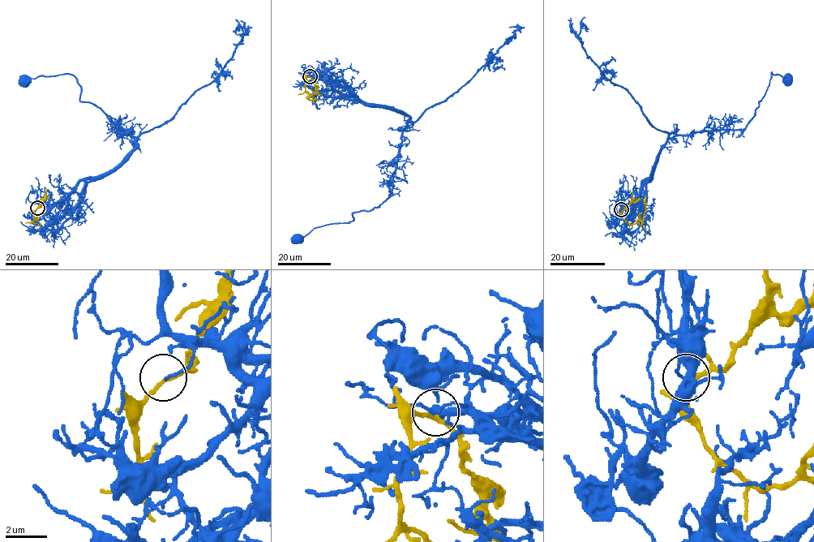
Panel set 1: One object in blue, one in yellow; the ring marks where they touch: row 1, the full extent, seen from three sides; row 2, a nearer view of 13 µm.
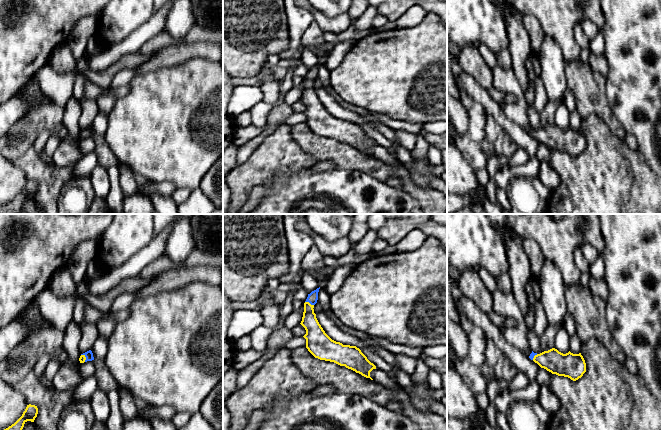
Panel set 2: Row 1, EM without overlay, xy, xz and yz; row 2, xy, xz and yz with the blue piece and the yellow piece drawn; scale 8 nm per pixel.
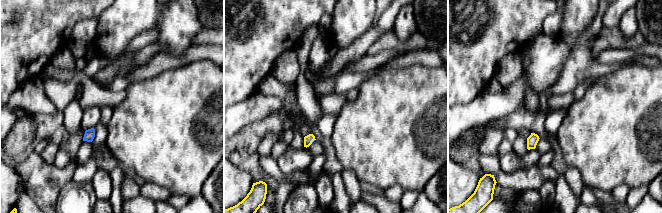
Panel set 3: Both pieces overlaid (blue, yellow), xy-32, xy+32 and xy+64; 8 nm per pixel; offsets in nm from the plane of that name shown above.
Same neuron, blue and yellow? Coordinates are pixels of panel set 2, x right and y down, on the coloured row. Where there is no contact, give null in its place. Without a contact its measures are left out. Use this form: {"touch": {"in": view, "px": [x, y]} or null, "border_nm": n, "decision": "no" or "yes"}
{"touch": {"in": "xz", "px": [309, 302]}, "border_nm": 80, "decision": "no"}

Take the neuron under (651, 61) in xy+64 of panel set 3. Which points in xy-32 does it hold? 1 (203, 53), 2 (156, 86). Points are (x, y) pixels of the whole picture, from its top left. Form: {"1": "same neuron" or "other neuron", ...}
{"1": "same neuron", "2": "other neuron"}

